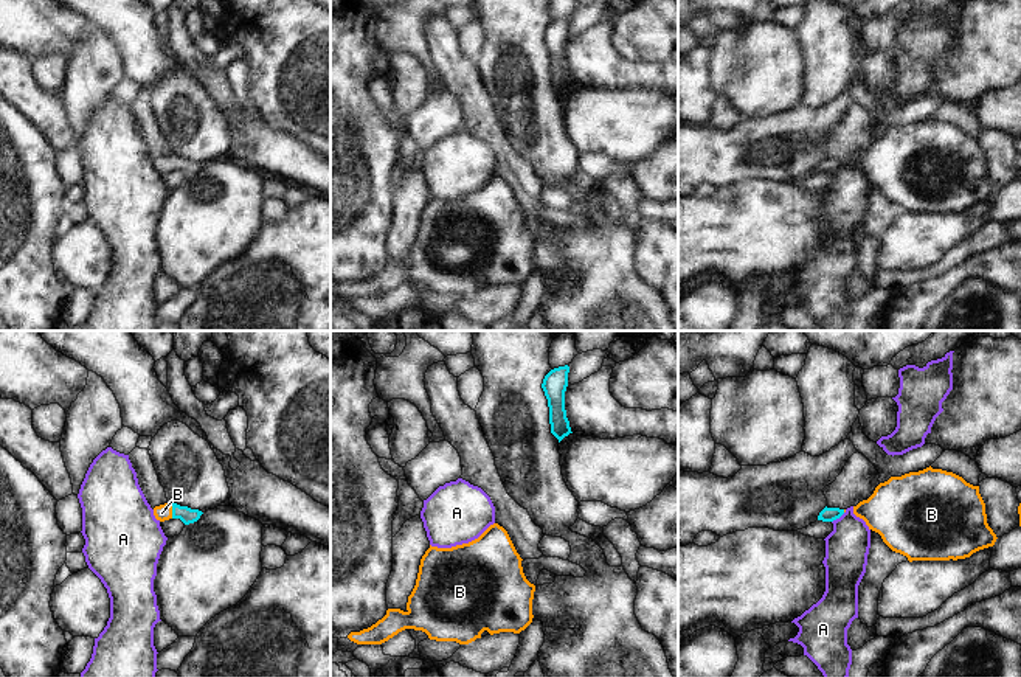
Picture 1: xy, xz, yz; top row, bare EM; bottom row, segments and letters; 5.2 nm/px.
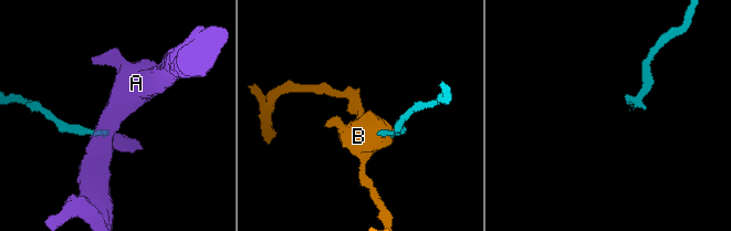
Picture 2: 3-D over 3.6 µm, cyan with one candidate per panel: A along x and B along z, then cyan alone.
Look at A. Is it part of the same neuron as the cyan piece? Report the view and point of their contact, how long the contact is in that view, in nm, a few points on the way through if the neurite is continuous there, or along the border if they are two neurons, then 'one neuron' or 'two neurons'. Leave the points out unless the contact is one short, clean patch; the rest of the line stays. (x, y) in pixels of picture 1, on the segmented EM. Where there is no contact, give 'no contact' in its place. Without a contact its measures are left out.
contact yz (838, 517); length 90 nm; border yz (844, 513), (832, 522); two neurons

